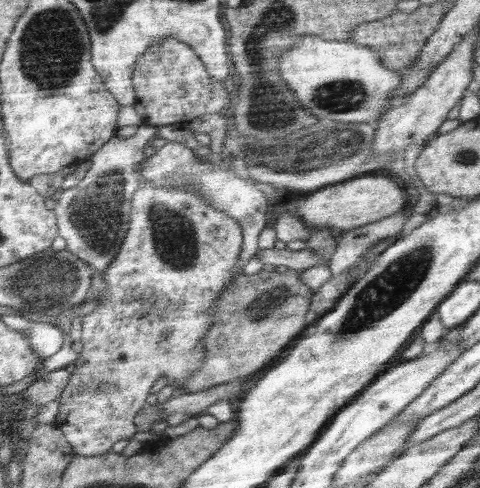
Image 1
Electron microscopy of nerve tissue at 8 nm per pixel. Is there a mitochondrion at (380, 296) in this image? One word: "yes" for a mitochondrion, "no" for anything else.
yes

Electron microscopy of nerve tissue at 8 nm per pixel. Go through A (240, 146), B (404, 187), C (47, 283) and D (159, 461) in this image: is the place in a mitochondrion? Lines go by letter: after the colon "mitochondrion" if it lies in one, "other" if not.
A: mitochondrion
B: other
C: mitochondrion
D: other

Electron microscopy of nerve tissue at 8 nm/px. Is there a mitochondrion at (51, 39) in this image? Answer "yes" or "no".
yes

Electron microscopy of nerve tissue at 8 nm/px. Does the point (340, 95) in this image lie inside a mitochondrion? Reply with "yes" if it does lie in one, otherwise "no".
yes

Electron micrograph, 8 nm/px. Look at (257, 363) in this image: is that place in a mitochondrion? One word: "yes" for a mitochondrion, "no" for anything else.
no

